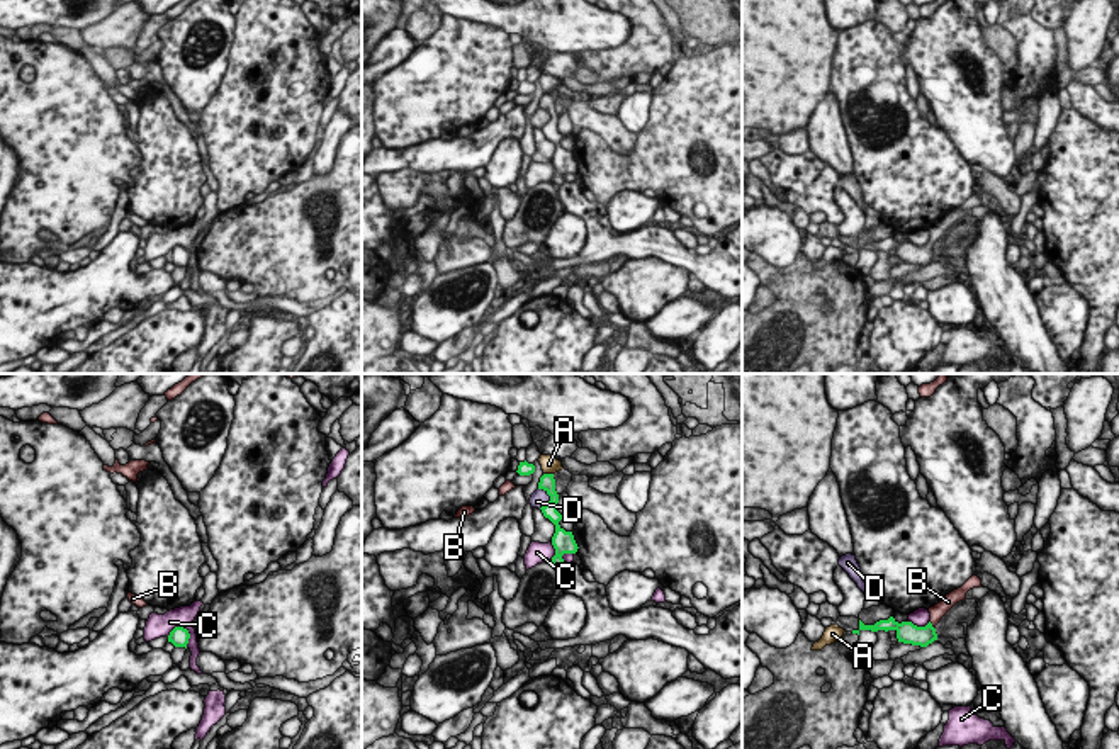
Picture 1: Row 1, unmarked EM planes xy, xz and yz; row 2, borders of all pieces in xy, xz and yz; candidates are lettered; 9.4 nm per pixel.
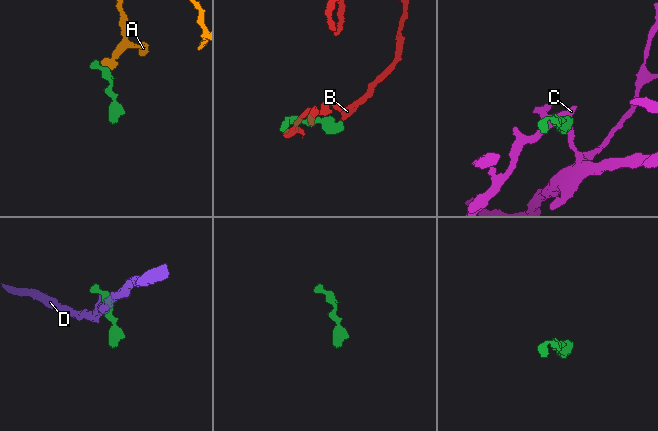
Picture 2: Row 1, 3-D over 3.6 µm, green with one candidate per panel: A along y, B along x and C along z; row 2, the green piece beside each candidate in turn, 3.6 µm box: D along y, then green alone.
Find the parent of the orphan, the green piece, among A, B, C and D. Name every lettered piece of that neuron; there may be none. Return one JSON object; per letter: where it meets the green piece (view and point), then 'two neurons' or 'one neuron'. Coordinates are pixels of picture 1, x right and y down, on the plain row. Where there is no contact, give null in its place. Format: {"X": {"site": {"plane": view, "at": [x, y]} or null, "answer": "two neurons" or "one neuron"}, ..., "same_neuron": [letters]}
{"A": {"site": {"plane": "xz", "at": [549, 94]}, "answer": "two neurons"}, "B": {"site": {"plane": "yz", "at": [931, 245]}, "answer": "one neuron"}, "C": {"site": {"plane": "xy", "at": [179, 247]}, "answer": "two neurons"}, "D": {"site": {"plane": "xz", "at": [551, 119]}, "answer": "two neurons"}, "same_neuron": ["B"]}

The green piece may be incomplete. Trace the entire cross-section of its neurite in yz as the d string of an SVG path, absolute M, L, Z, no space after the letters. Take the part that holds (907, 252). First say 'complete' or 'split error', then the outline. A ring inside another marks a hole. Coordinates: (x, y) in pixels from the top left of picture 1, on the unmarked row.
split error; M971 195L961 207L951 211L941 221L929 228L931 239L925 246L917 246L912 241L898 243L893 236L888 239L880 239L874 245L864 245L859 239L859 250L895 250L898 262L927 267L934 260L937 260L936 245L941 238L959 221L966 219L966 212L973 207L980 207L981 199L978 195Z

